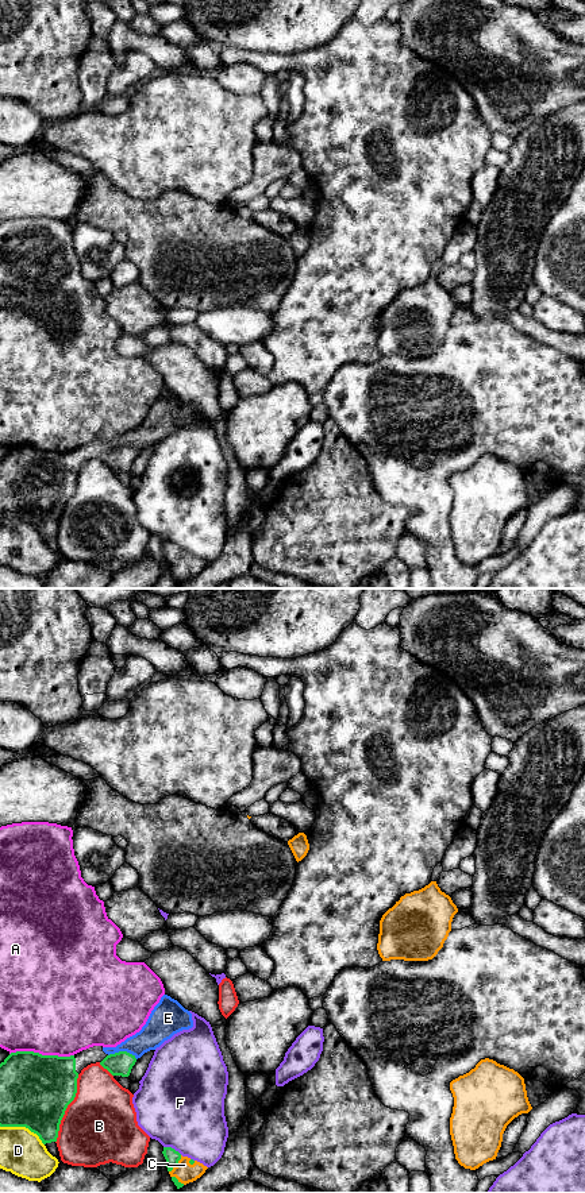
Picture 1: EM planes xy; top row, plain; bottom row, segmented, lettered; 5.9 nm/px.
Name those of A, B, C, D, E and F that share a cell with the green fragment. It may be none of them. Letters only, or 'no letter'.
E

